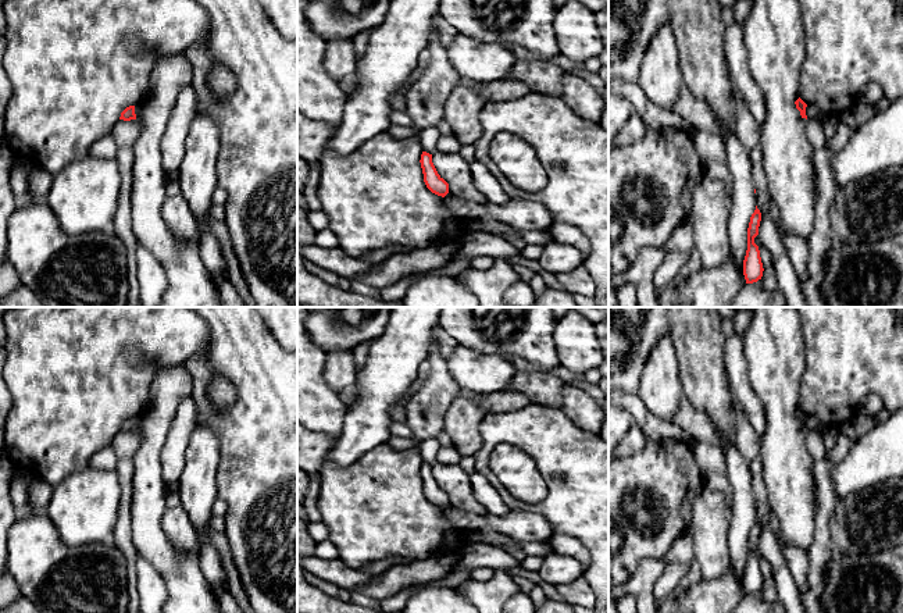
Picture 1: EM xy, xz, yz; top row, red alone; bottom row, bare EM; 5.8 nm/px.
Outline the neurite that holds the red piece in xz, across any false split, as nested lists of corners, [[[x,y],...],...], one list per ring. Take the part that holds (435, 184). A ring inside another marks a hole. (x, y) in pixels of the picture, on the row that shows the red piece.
[[[422,152],[420,163],[426,188],[432,193],[445,197],[449,193],[449,183],[438,174],[432,163],[432,154]]]

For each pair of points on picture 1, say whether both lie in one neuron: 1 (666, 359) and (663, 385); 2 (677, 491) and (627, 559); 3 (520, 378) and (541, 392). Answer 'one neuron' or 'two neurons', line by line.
1: one neuron
2: one neuron
3: one neuron

